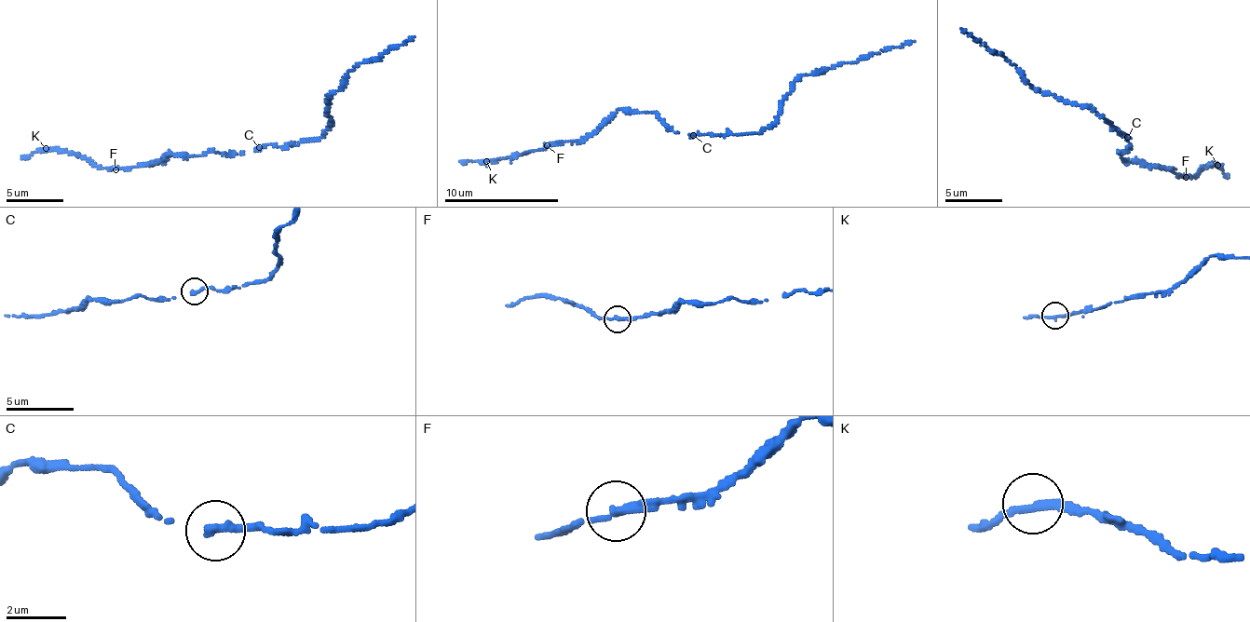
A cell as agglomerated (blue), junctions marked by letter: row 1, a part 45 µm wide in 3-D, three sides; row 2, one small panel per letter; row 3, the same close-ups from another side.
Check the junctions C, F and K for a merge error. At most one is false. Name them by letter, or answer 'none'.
none

